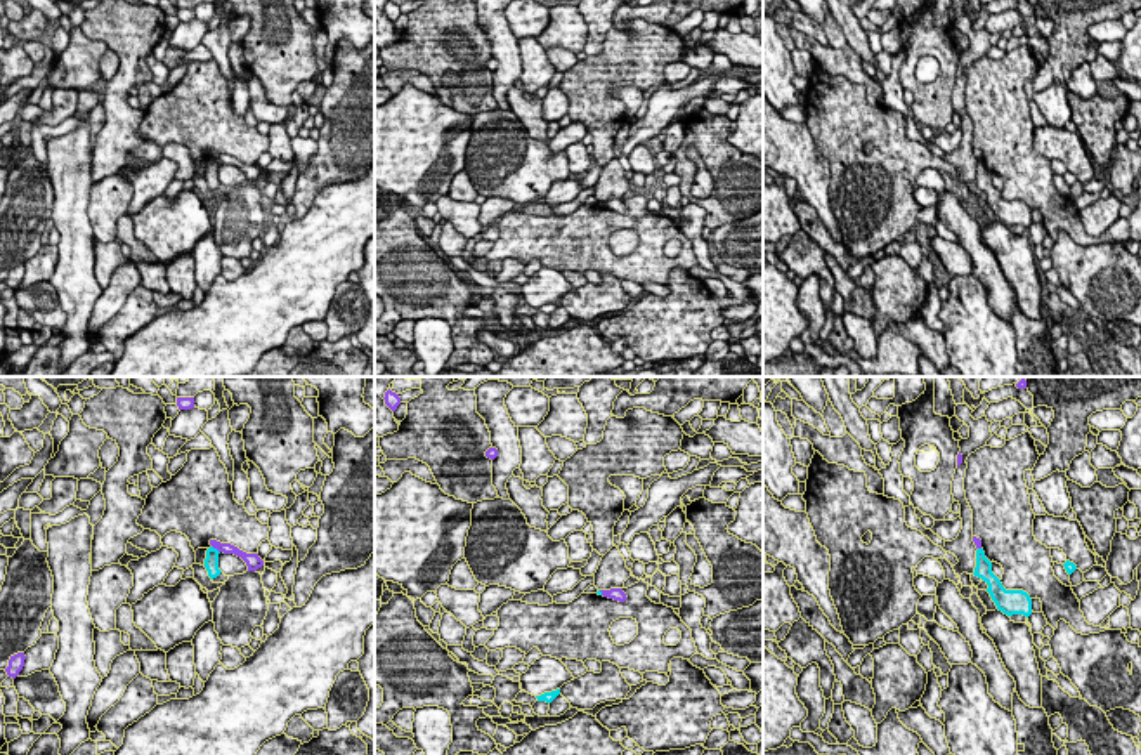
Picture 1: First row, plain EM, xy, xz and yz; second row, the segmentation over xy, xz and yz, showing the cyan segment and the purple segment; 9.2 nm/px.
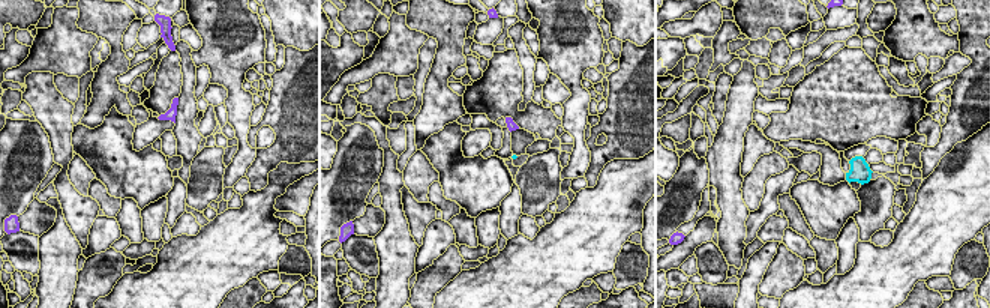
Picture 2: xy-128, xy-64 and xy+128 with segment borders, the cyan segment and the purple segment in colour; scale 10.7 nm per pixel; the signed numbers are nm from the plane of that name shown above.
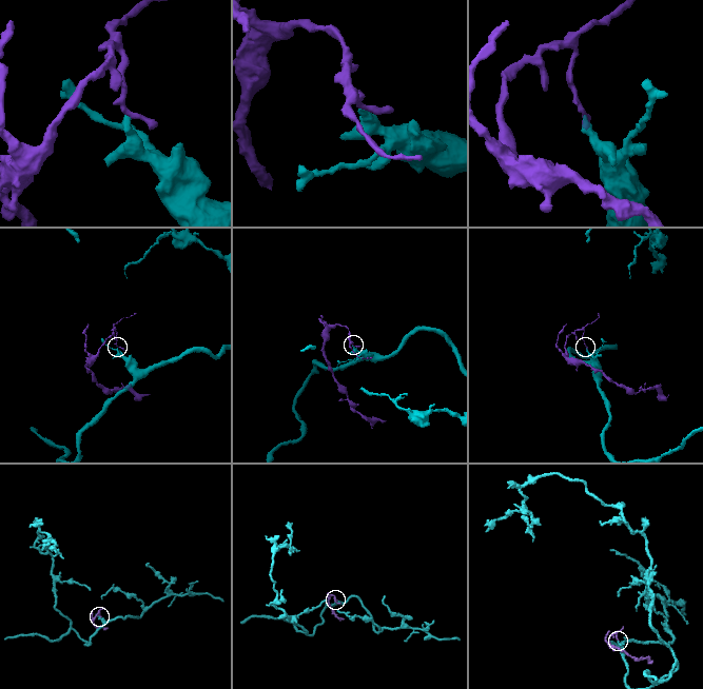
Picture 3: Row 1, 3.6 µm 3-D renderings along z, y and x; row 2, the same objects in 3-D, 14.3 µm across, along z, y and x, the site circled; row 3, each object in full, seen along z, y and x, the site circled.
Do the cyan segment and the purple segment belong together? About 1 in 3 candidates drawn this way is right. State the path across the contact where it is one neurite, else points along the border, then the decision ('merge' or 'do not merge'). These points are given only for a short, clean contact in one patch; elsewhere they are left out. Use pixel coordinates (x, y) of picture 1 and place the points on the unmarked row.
along xy (212, 157), (219, 164) | do not merge

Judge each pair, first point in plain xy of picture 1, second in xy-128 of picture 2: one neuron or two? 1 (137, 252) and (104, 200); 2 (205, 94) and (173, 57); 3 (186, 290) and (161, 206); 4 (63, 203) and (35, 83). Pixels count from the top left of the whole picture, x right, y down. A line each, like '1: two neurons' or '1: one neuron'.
1: one neuron
2: one neuron
3: one neuron
4: two neurons

